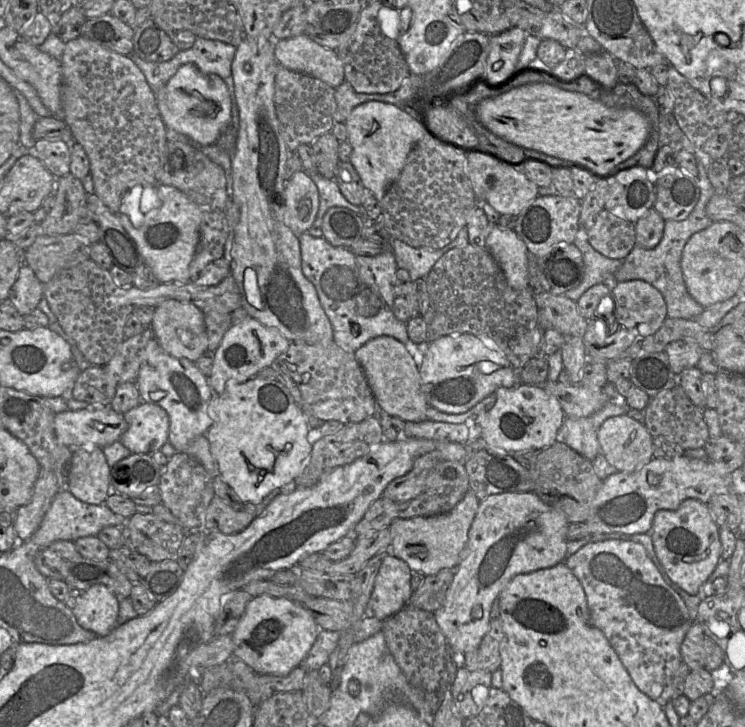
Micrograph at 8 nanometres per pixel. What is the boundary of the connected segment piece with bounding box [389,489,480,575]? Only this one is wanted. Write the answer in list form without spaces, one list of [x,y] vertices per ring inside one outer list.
[[[469,489],[461,501],[449,512],[433,516],[397,518],[390,524],[391,546],[395,557],[422,575],[434,575],[442,569],[455,569],[468,541],[468,533],[480,500]]]

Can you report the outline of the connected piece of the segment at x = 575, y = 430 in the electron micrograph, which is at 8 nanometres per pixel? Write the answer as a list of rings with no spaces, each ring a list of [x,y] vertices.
[[[566,417],[558,432],[558,441],[564,442],[578,454],[593,461],[601,453],[597,430],[591,417]]]

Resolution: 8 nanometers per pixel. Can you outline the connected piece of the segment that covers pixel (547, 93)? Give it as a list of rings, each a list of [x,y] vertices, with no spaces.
[[[548,83],[528,84],[486,98],[477,105],[476,114],[485,128],[513,144],[584,163],[599,173],[635,155],[651,133],[648,119],[634,109],[608,107],[585,94]]]

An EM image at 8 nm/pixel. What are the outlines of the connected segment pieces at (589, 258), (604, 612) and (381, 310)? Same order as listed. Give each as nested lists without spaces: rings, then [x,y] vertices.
[[[583,226],[579,227],[573,243],[583,255],[584,278],[578,287],[567,291],[564,295],[577,302],[589,288],[604,283],[609,277],[614,277],[623,260],[608,258],[595,250],[589,243],[586,228]]]
[[[627,540],[594,542],[586,544],[573,555],[567,556],[564,562],[578,578],[583,587],[592,623],[603,632],[637,688],[662,707],[664,707],[668,701],[673,702],[671,699],[672,680],[676,670],[682,662],[680,646],[690,625],[692,624],[692,621],[683,599],[662,578],[646,549],[640,543]]]
[[[305,232],[298,238],[303,274],[317,290],[321,306],[331,322],[335,343],[355,353],[373,338],[391,336],[406,346],[419,367],[424,348],[412,342],[406,323],[398,320],[393,311],[393,278],[398,269],[393,251],[387,247],[375,256],[358,255],[349,248],[331,245],[323,236],[314,237]]]

